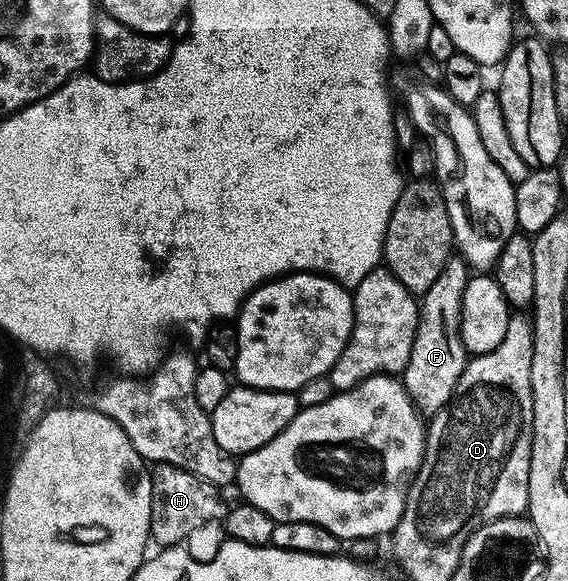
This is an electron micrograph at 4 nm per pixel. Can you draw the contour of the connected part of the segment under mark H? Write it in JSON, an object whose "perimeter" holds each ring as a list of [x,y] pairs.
{"perimeter":[[[153,463],[152,501],[150,502],[150,540],[160,548],[184,544],[187,536],[207,526],[211,520],[223,521],[229,505],[220,497],[221,489],[208,480],[198,478],[189,468]]]}

